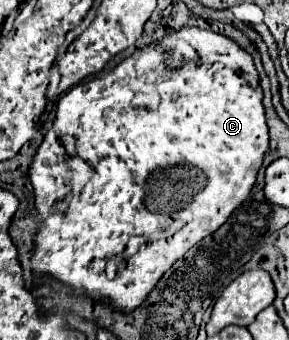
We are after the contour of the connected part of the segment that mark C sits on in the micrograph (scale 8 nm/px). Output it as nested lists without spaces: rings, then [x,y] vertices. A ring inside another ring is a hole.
[[[186,27],[166,35],[162,41],[126,57],[110,75],[72,87],[58,101],[54,125],[30,165],[30,181],[42,223],[36,235],[32,271],[60,279],[76,293],[84,291],[92,295],[92,299],[112,299],[118,309],[132,311],[142,303],[144,295],[152,291],[152,285],[156,285],[162,273],[204,235],[214,233],[218,225],[242,205],[256,181],[256,171],[262,165],[266,149],[268,127],[260,79],[252,57],[232,39],[214,31]],[[62,135],[74,135],[78,139],[78,155],[90,161],[96,171],[80,195],[70,195],[70,155],[60,139]],[[172,211],[178,211],[178,217],[186,223],[172,237],[142,245],[136,255],[118,265],[116,277],[108,279],[104,273],[106,261],[120,255],[132,235],[150,235],[166,227]]]

